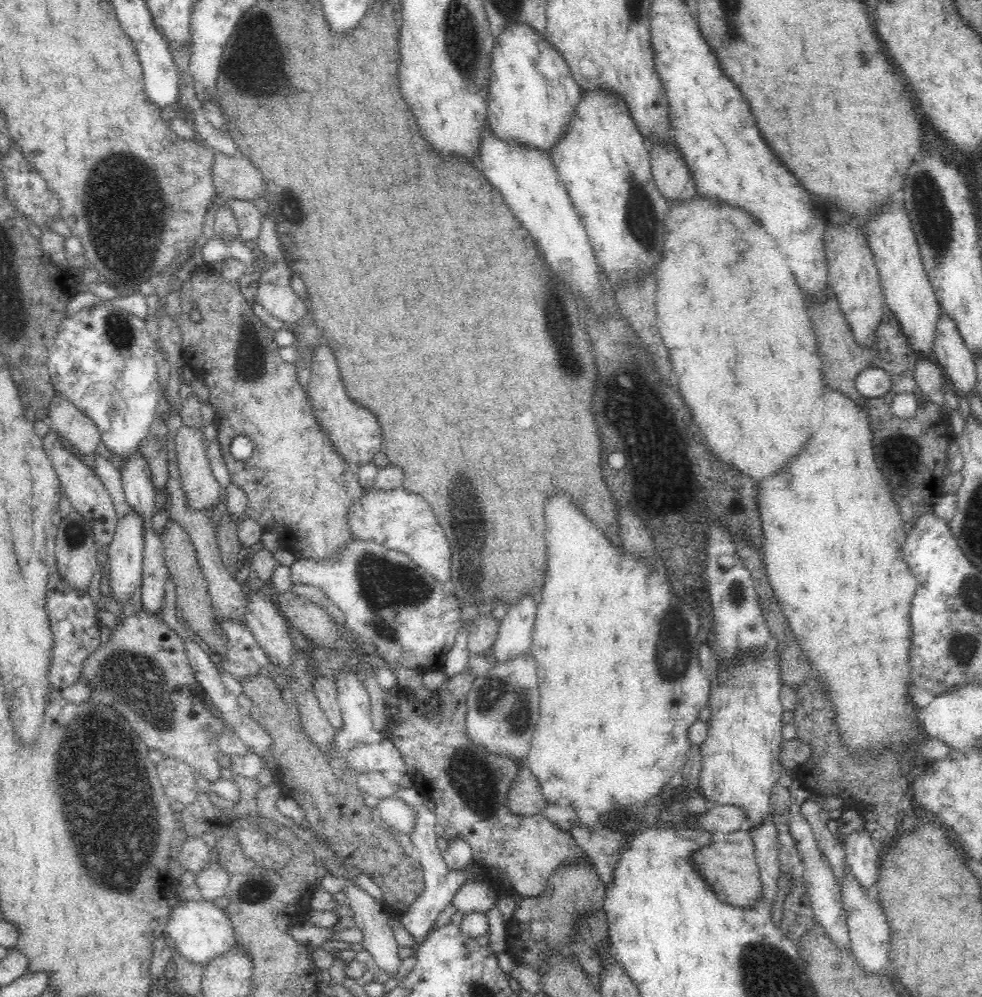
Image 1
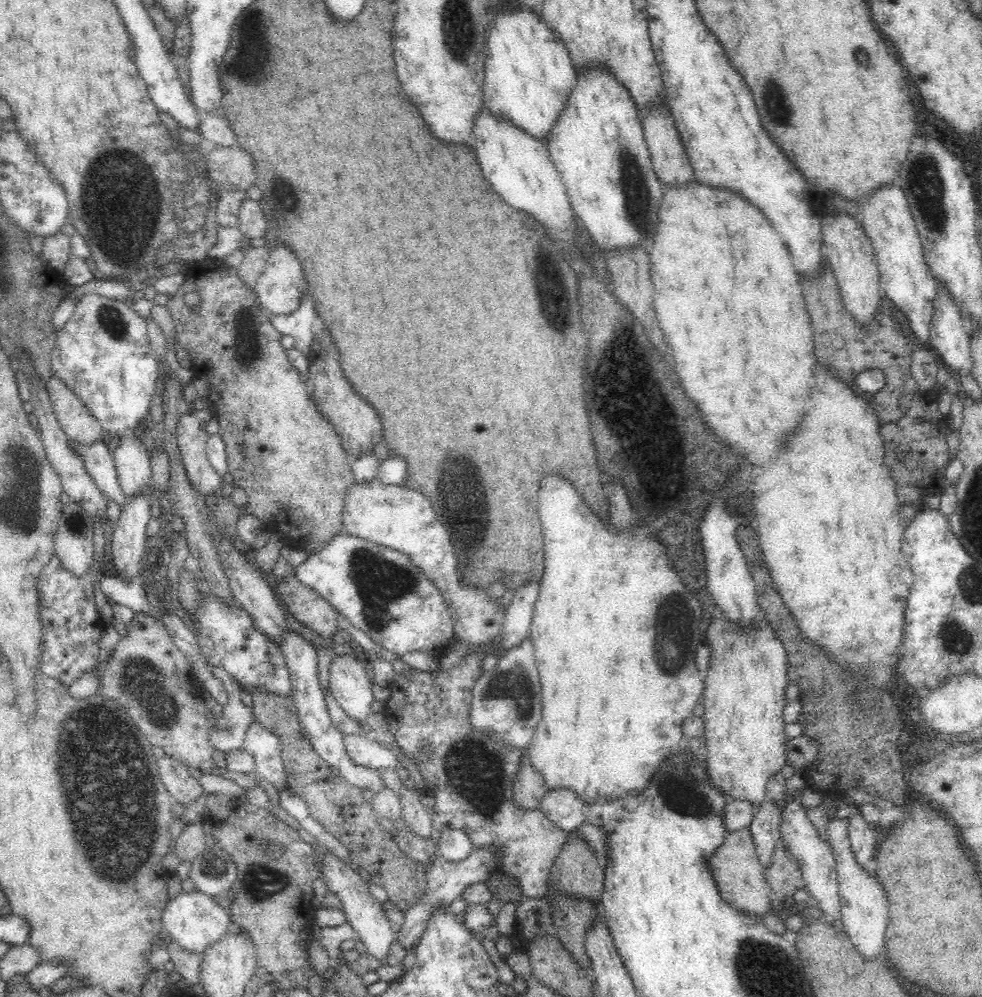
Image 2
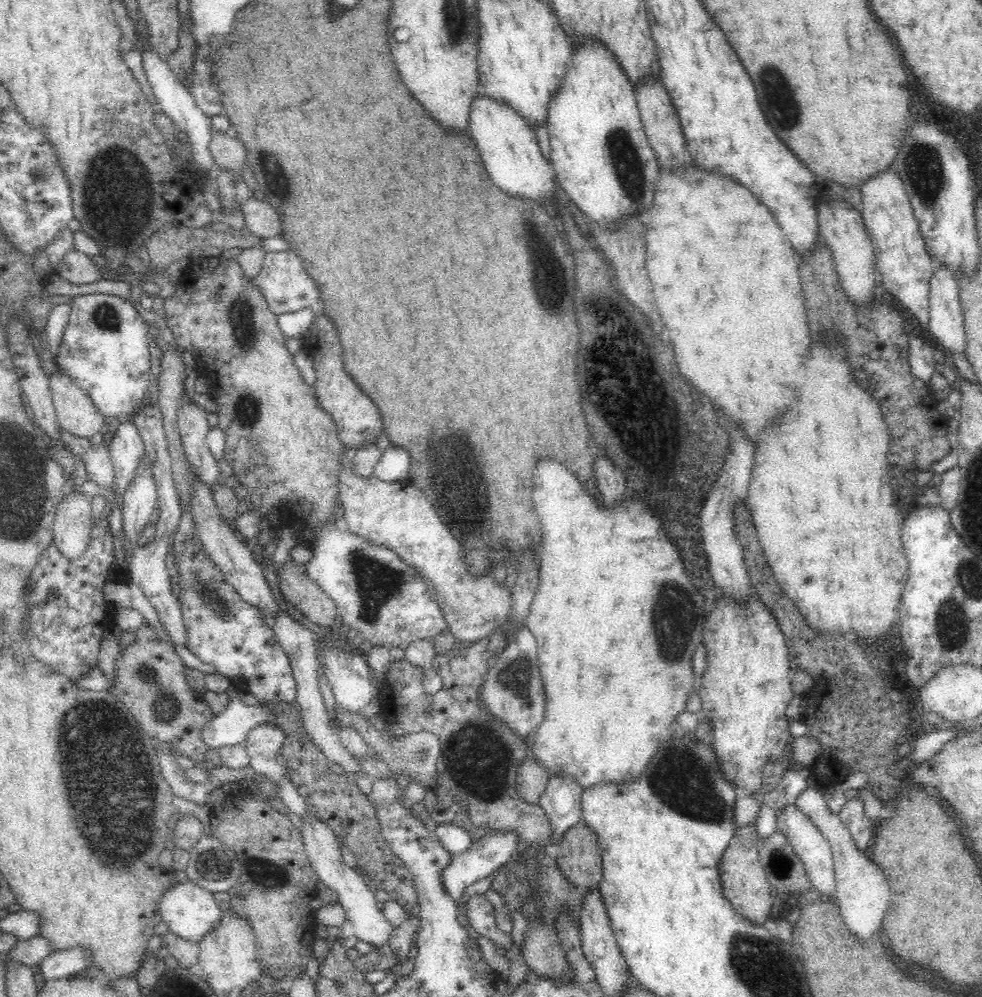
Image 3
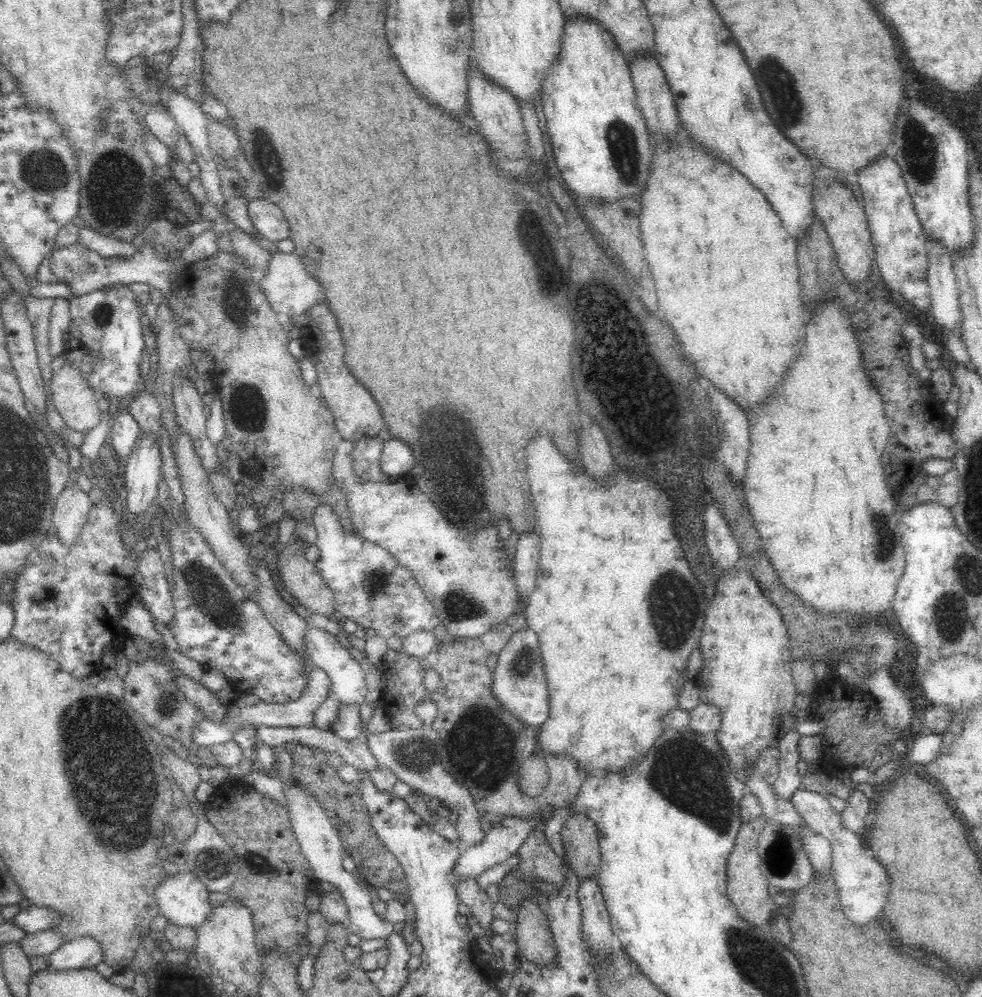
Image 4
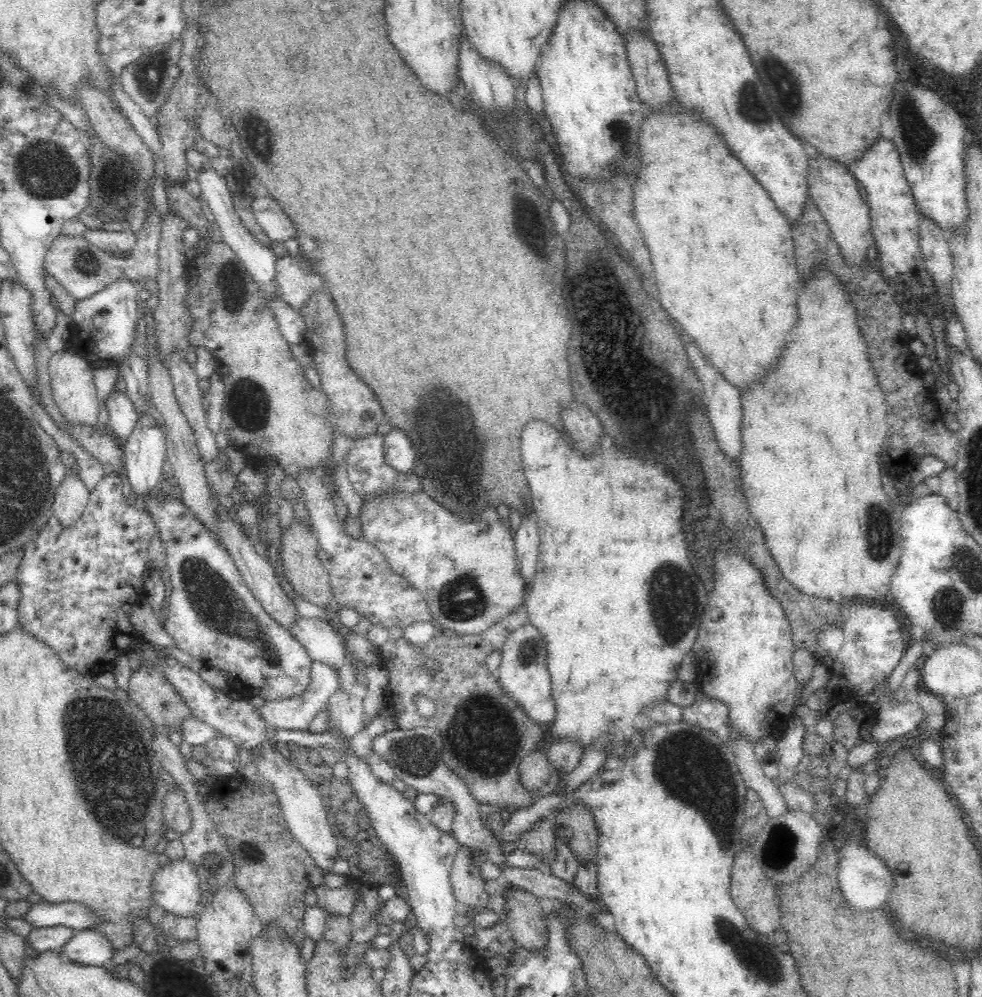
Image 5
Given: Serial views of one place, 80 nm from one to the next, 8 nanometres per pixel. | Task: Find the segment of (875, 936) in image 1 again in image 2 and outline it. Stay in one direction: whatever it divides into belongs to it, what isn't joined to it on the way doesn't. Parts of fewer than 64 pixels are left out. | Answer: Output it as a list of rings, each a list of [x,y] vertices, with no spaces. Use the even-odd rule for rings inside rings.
[[[835,816],[829,818],[826,830],[831,846],[833,846],[833,852],[835,852],[844,931],[850,936],[856,950],[866,960],[876,960],[876,958],[880,958],[880,952],[884,950],[884,932],[886,932],[889,917],[888,899],[884,895],[882,885],[876,880],[876,874],[864,871],[852,855],[848,840],[849,818],[836,818]]]

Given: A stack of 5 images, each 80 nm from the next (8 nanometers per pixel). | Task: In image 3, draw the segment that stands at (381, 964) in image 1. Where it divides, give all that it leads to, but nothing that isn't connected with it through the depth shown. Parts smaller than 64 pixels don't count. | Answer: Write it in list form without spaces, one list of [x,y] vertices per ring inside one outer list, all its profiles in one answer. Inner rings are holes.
[[[312,816],[301,821],[304,824],[301,835],[305,844],[305,851],[313,869],[319,876],[319,882],[326,884],[328,888],[337,893],[339,903],[345,911],[345,919],[352,923],[357,940],[367,942],[373,947],[373,950],[379,950],[390,940],[394,928],[385,918],[383,910],[378,907],[379,902],[374,897],[374,892],[366,885],[358,870],[344,863],[338,846],[340,839],[334,835],[334,831],[328,827],[328,823]]]

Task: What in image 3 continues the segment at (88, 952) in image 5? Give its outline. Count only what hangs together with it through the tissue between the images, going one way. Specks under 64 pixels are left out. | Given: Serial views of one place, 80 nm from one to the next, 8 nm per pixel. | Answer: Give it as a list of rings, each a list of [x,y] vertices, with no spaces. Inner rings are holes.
[[[82,947],[54,951],[38,964],[38,973],[45,981],[70,977],[88,966],[86,960],[88,960],[88,951]]]

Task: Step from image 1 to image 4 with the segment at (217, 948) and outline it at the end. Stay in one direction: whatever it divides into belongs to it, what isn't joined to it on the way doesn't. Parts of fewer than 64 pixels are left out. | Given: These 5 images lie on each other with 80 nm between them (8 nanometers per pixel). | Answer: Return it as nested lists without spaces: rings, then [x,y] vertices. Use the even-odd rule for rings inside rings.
[[[184,867],[178,874],[168,875],[156,887],[155,899],[160,915],[165,917],[169,924],[197,932],[214,912],[208,893],[209,890],[200,879]]]

